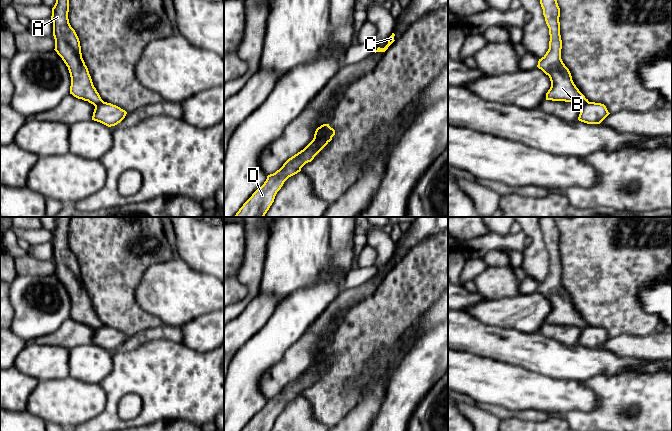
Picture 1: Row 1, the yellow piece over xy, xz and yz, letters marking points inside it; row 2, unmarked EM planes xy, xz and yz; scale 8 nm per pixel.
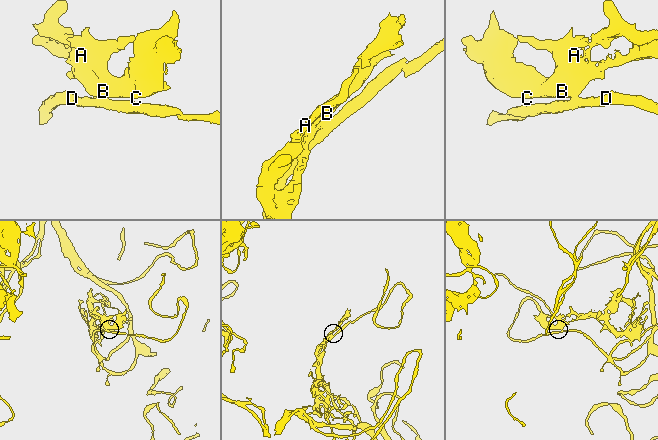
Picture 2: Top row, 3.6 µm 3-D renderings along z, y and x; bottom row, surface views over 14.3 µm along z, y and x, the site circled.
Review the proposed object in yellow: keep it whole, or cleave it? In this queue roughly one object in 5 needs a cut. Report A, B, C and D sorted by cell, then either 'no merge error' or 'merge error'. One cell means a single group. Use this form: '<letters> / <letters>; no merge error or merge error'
A B C / D; merge error

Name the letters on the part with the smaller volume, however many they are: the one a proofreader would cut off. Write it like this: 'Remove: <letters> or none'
Remove: A, B, C

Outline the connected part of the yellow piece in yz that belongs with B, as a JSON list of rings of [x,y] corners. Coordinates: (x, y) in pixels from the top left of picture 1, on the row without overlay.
[[[540,217],[539,223],[550,259],[549,273],[537,289],[551,305],[546,324],[577,326],[581,329],[587,327],[588,323],[576,311],[569,293],[561,283],[560,232],[557,224],[553,217]]]

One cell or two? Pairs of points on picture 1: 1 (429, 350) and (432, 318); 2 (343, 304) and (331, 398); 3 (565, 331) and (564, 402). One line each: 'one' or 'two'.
1: two
2: two
3: two

